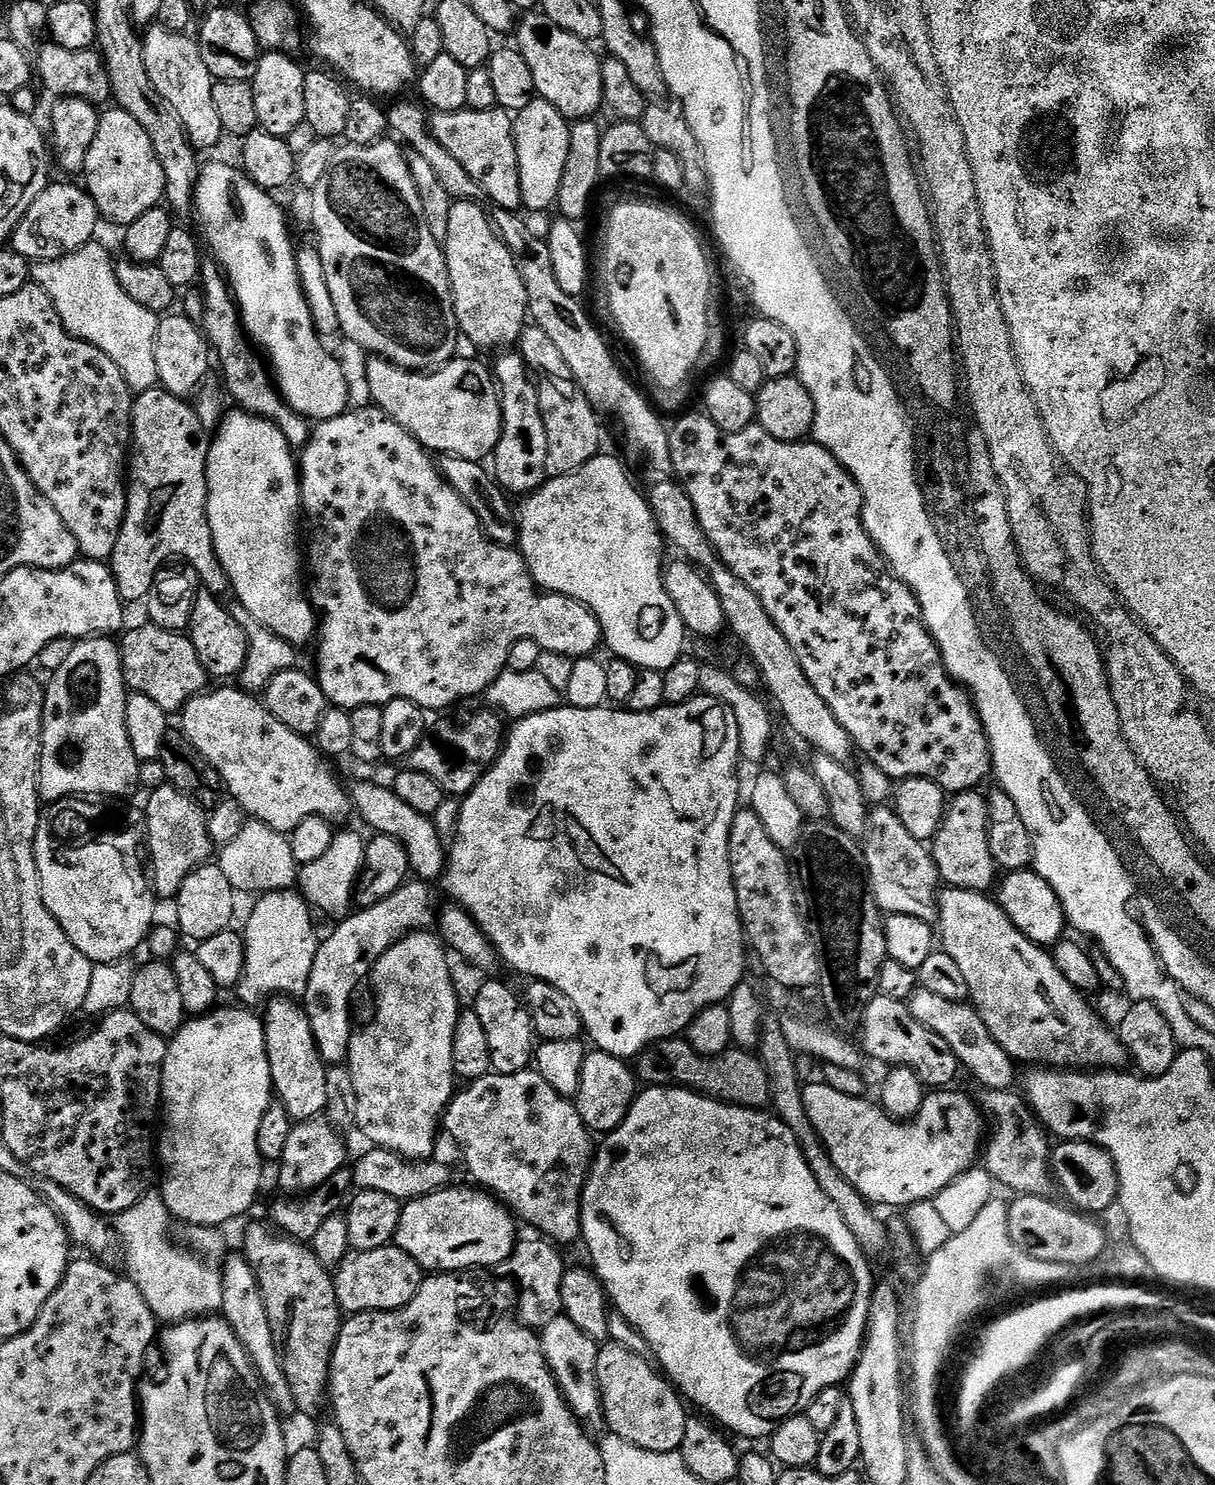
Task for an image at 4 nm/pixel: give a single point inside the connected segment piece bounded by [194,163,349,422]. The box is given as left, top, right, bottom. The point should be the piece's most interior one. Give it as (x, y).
(246, 229)

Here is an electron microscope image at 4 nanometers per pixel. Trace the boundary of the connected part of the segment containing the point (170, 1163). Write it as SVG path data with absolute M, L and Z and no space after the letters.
M223 1006L217 1007L215 1010L204 1013L203 1016L194 1016L185 1019L180 1029L176 1034L168 1040L168 1053L166 1054L166 1062L164 1063L164 1070L162 1072L162 1094L160 1095L162 1101L162 1128L164 1124L164 1133L159 1133L158 1136L158 1164L162 1169L162 1180L164 1176L164 1188L162 1187L162 1195L166 1206L171 1210L173 1217L177 1221L185 1220L188 1224L200 1224L196 1226L216 1226L212 1224L228 1224L231 1220L236 1220L239 1216L244 1216L252 1207L256 1204L256 1195L260 1192L260 1183L264 1180L264 1168L266 1168L265 1161L260 1158L260 1151L258 1150L258 1126L262 1126L262 1114L266 1114L266 1110L274 1102L274 1089L272 1086L272 1075L270 1074L270 1062L268 1061L268 1055L266 1054L266 1038L264 1037L264 1022L259 1015L256 1016L255 1011L249 1010L244 1006L235 1006L236 1008L223 1008Z

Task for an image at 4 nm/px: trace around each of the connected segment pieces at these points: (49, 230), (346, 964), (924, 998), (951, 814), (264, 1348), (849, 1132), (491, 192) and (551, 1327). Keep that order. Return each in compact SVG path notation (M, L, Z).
M49 183L38 194L32 205L10 237L13 252L22 254L29 262L57 260L68 252L93 243L96 227L102 224L102 217L92 196L81 185Z
M424 882L409 883L406 890L401 890L390 894L390 898L378 902L369 908L362 908L353 911L344 917L335 925L336 928L321 943L318 954L314 958L314 967L310 969L310 982L306 986L302 997L305 1014L310 1018L310 1026L314 1030L314 1038L318 1050L322 1054L324 1063L331 1066L333 1064L344 1064L348 1058L348 1047L354 1035L354 1027L352 1028L352 999L356 996L356 991L360 988L360 979L371 977L372 969L376 967L376 963L382 958L382 954L386 954L386 950L390 950L396 944L397 937L395 935L388 936L388 920L392 923L392 928L396 934L407 934L415 932L425 927L424 920L420 916L415 916L415 912L420 912L424 908L423 900L428 896L429 885Z
M917 987L916 992L908 1001L911 1013L927 1029L933 1030L934 1034L945 1039L946 1044L954 1051L961 1067L971 1074L982 1084L983 1089L1002 1089L1009 1091L1014 1085L1016 1078L1015 1061L1009 1057L999 1044L989 1034L986 1024L969 1003L956 1004L951 997L934 994L933 991Z
M983 791L958 792L951 797L944 821L930 842L930 851L940 871L941 881L947 887L980 893L989 891L992 879L993 884L997 879L998 867L991 856L988 841L988 802Z
M236 1254L228 1261L223 1261L220 1277L222 1278L222 1306L220 1307L222 1318L231 1326L234 1334L247 1350L248 1357L252 1359L252 1365L256 1367L256 1375L260 1377L261 1385L266 1389L272 1403L281 1413L287 1414L288 1411L293 1411L292 1391L286 1382L284 1367L280 1364L280 1351L276 1349L274 1330L270 1330L270 1318L266 1318L266 1306L262 1302L258 1278L250 1262L246 1262L243 1254Z
M817 1082L817 1084L803 1085L804 1101L806 1102L806 1114L810 1114L810 1122L814 1122L814 1130L818 1130L820 1142L830 1154L830 1158L834 1162L834 1166L838 1166L838 1170L845 1178L850 1181L858 1191L863 1194L873 1205L881 1206L885 1204L888 1208L908 1208L911 1204L920 1204L923 1200L928 1202L935 1201L936 1195L942 1190L946 1190L946 1186L953 1184L963 1172L967 1172L977 1163L978 1157L982 1152L982 1136L980 1140L980 1120L982 1121L982 1112L978 1107L977 1101L972 1100L968 1096L963 1096L960 1092L952 1092L953 1090L936 1090L931 1094L925 1095L924 1105L920 1107L920 1113L907 1122L901 1122L888 1115L879 1103L868 1101L868 1098L851 1096L850 1094L838 1094L838 1090L834 1090L830 1085Z
M503 108L437 112L431 117L432 136L474 178L477 189L485 192L505 213L512 214L522 204L522 186L518 170L516 139L512 133L513 117Z
M559 1316L554 1322L550 1322L541 1331L540 1345L543 1348L543 1356L547 1360L548 1368L556 1379L556 1384L564 1393L567 1401L575 1413L577 1419L583 1423L601 1425L603 1423L603 1408L600 1402L600 1389L597 1386L596 1368L599 1345L588 1335L583 1334L574 1322Z

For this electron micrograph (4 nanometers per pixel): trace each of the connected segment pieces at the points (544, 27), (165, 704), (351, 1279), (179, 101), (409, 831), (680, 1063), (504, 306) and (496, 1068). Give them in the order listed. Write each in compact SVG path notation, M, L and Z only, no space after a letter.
M528 14L514 29L514 47L526 60L530 75L534 78L536 96L550 102L554 110L563 114L569 122L587 120L601 111L603 104L601 57L589 41L578 38L566 30L551 24L543 14Z
M144 622L141 628L130 628L123 633L124 640L121 639L119 645L124 683L132 692L146 694L146 698L158 702L164 712L175 714L209 687L209 674L187 635L162 630L151 622Z
M389 1246L378 1250L366 1250L365 1252L349 1251L348 1257L334 1269L334 1290L341 1313L389 1312L406 1307L410 1298L414 1298L414 1294L418 1294L420 1284L425 1279L425 1269L420 1268L418 1262L414 1262L414 1258L410 1258L410 1254L406 1254L401 1248Z
M159 26L149 27L142 36L146 74L150 74L154 90L158 90L174 114L178 114L192 147L197 150L216 148L220 139L225 139L226 133L211 97L214 79L203 62L199 43L190 37L191 35L171 32Z
M364 780L350 788L350 804L376 834L383 834L402 842L402 846L408 855L408 866L413 873L416 872L421 881L439 881L444 875L444 869L448 867L448 852L446 851L446 840L440 837L440 832L435 828L433 817L418 814L411 806L406 806L402 798L392 791L391 787L380 784L371 784Z
M673 1038L651 1044L634 1060L634 1071L641 1085L654 1088L690 1088L702 1096L737 1104L743 1108L767 1109L772 1091L759 1055L752 1050L729 1050L721 1056L703 1056L688 1044L687 1039Z
M471 199L457 200L453 203L448 219L446 238L442 241L444 262L448 267L448 281L452 287L452 305L456 315L456 328L472 344L480 348L504 350L519 341L521 332L529 319L526 286L518 274L516 260L494 227L493 221Z
M500 980L486 981L476 992L474 1011L486 1029L486 1038L490 1045L492 1072L501 1076L502 1074L518 1074L529 1071L534 1060L534 1049L538 1043L538 1035L533 1027L528 1005L519 995L516 997L515 990Z

